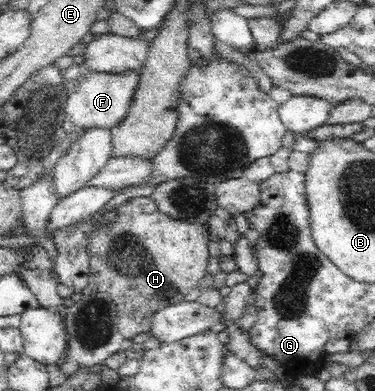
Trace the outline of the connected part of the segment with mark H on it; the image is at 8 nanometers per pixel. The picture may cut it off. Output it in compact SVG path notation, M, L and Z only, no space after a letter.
M136 197L131 198L121 204L117 209L117 219L114 219L106 228L101 228L99 231L91 232L90 242L88 245L88 252L90 252L90 272L88 276L88 286L99 292L107 292L107 294L117 303L118 309L118 324L120 327L120 333L125 339L132 339L141 333L149 332L151 328L151 322L153 322L153 316L157 314L157 311L161 308L165 308L170 304L177 304L183 301L184 296L198 286L198 282L207 274L207 265L210 260L209 254L209 240L207 234L207 225L193 224L186 221L174 220L167 215L159 212L155 202L150 197Z

